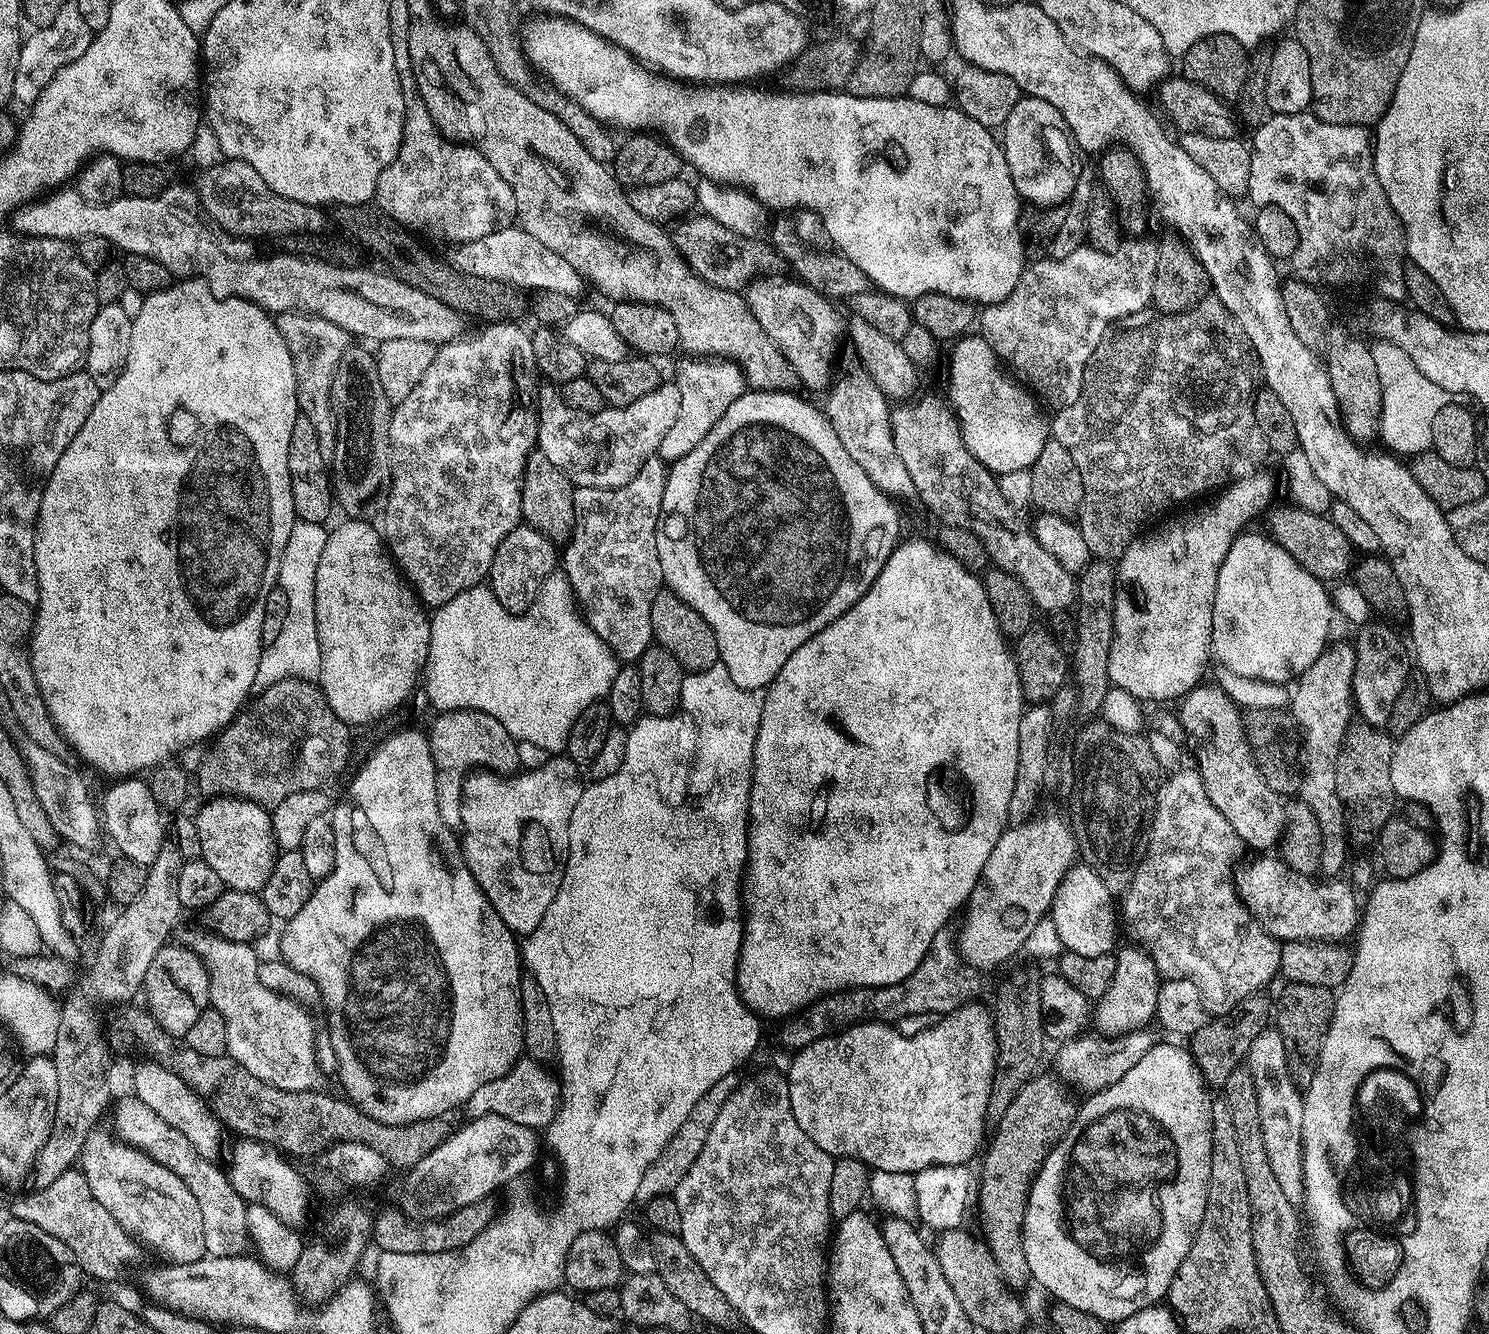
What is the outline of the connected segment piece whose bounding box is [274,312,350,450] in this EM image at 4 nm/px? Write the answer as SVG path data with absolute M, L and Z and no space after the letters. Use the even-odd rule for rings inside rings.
M277 312L274 319L278 326L278 334L282 334L286 350L290 350L290 358L294 362L299 415L310 418L314 431L318 434L318 446L331 450L336 446L332 387L336 364L342 362L342 358L350 350L348 332L342 330L342 326L334 326L334 322L326 322L326 318L318 318L305 312Z

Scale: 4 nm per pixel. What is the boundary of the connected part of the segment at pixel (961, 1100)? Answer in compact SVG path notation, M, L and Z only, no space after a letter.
M973 1002L960 1008L957 1012L950 1012L939 1017L933 1028L927 1028L916 1037L903 1037L891 1024L879 1022L861 1022L850 1028L837 1031L835 1034L823 1036L818 1042L799 1049L795 1053L792 1065L786 1071L788 1093L790 1094L790 1110L794 1114L794 1122L802 1126L802 1134L814 1142L826 1154L834 1158L846 1160L860 1160L869 1169L881 1172L894 1170L895 1172L917 1173L934 1166L954 1166L968 1164L976 1151L981 1151L986 1140L985 1120L987 1118L987 1099L990 1098L993 1073L996 1065L996 1038L993 1032L993 1021L990 1019L989 1009L986 1010L980 1002Z

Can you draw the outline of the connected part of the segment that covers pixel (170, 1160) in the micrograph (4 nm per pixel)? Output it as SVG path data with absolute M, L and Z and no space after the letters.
M130 1098L118 1112L119 1139L127 1144L140 1148L154 1162L166 1166L198 1198L198 1210L202 1210L202 1235L206 1237L206 1253L209 1256L243 1256L249 1251L250 1237L246 1226L246 1210L248 1204L230 1186L225 1169L215 1168L209 1157L198 1154L194 1146L190 1146L190 1138L182 1134L182 1130L174 1130L174 1126L166 1126L146 1102Z

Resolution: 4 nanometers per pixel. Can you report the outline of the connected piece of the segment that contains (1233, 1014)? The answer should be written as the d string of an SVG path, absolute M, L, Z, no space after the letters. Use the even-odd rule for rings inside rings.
M1264 994L1252 995L1238 1002L1228 1013L1213 1015L1208 1024L1202 1026L1202 1030L1198 1030L1190 1037L1192 1060L1209 1089L1223 1089L1226 1078L1230 1078L1230 1074L1234 1074L1234 1070L1245 1063L1254 1038L1258 1038L1258 1034L1264 1031L1269 1020L1270 1000L1268 1004Z

